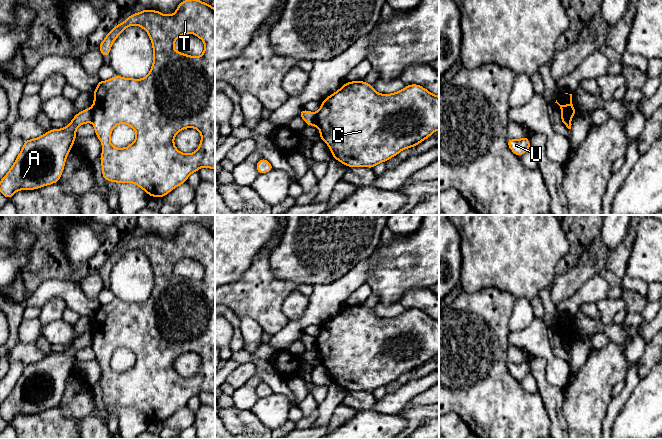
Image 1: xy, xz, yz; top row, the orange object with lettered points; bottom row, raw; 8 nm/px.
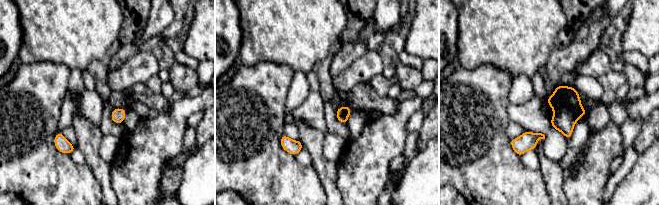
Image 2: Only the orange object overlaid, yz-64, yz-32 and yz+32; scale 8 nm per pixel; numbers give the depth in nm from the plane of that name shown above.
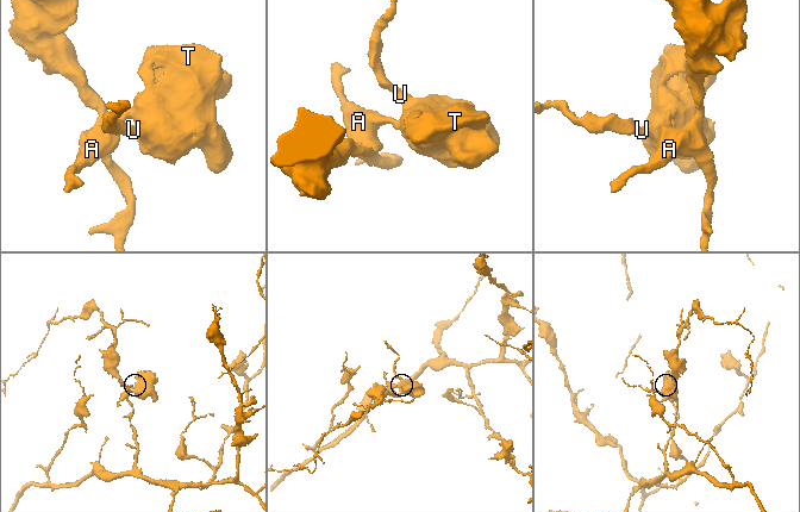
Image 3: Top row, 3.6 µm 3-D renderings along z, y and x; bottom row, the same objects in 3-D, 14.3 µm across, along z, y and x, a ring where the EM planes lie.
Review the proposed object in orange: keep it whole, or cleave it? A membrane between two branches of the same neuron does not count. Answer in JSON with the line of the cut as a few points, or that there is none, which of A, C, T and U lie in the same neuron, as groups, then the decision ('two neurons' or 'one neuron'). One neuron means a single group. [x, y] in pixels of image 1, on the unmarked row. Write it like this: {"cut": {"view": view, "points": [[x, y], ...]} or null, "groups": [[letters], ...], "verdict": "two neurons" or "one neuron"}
{"cut": {"view": "xy", "points": [[90, 332], [92, 336], [91, 344]]}, "groups": [["A"], ["C", "T", "U"]], "verdict": "two neurons"}

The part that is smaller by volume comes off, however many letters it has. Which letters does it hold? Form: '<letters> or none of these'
C, T, U

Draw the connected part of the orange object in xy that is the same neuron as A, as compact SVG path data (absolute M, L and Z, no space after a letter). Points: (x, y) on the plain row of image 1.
M91 332L84 333L66 351L25 364L12 391L0 405L0 417L10 424L18 414L36 414L58 407L77 361L76 353L89 347L92 338Z

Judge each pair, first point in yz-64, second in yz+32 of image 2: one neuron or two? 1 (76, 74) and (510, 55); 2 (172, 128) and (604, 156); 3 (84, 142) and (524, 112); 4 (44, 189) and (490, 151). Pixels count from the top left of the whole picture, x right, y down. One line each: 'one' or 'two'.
1: two
2: one
3: two
4: one

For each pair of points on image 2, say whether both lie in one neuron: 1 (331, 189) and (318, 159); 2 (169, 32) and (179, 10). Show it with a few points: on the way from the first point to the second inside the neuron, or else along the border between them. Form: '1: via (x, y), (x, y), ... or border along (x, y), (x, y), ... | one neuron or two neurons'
1: via (329, 182), (327, 171), (322, 166) | one neuron
2: via (174, 27), (177, 24), (179, 15) | one neuron

